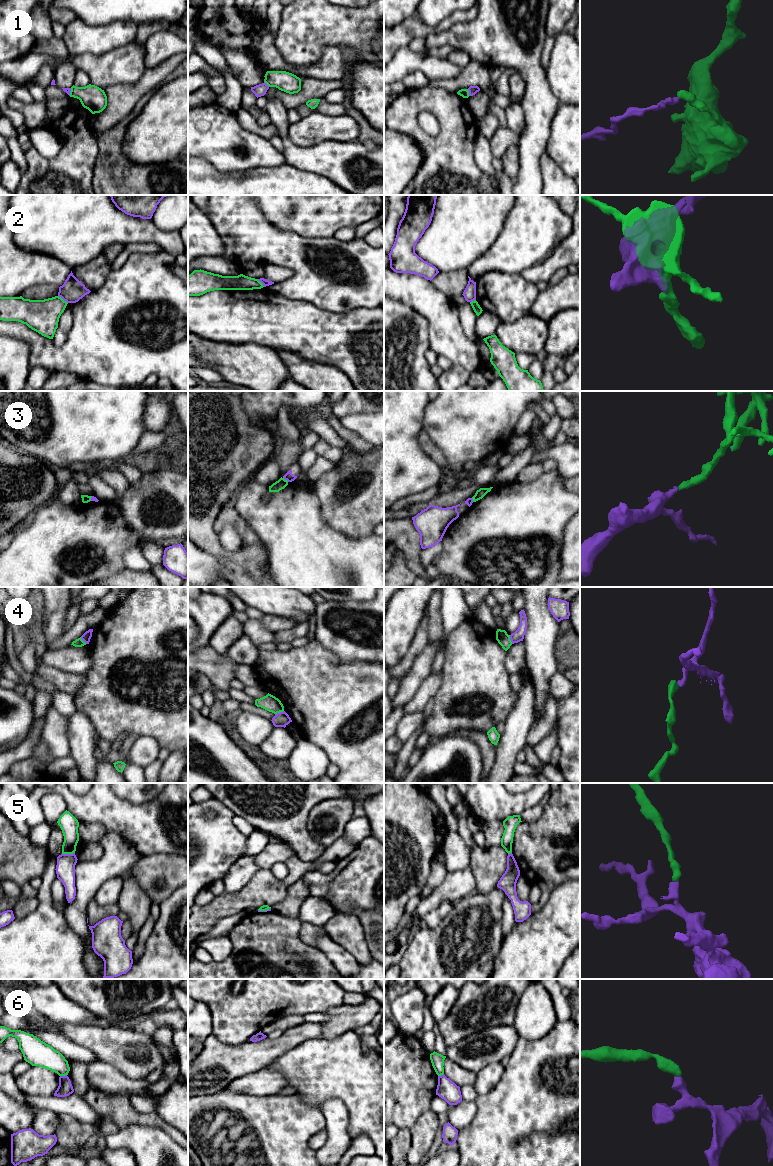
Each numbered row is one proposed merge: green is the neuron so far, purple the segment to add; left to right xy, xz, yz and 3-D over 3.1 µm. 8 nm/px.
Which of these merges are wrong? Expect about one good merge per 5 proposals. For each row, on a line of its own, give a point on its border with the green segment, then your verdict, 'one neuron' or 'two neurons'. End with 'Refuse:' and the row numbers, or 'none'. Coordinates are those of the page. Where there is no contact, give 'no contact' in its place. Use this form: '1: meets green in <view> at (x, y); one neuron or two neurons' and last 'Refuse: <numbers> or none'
1: meets green in yz at (468, 92); two neurons
2: meets green in xy at (62, 299); two neurons
3: meets green in xz at (286, 480); two neurons
4: meets green in xz at (279, 712); two neurons
5: meets green in xy at (68, 853); two neurons
6: meets green in xy at (63, 1075); two neurons
Refuse: 1, 2, 3, 4, 5, 6

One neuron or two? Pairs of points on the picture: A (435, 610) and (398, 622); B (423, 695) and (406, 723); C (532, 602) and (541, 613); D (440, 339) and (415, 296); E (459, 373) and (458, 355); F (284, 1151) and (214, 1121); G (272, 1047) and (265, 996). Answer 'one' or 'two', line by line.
A: two
B: two
C: one
D: one
E: two
F: one
G: two

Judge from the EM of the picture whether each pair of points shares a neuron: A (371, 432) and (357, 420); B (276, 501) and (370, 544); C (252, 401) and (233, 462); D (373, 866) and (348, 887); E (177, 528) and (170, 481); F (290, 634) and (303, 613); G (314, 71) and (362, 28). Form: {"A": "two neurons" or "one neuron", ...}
{"A": "one neuron", "B": "one neuron", "C": "two neurons", "D": "one neuron", "E": "one neuron", "F": "two neurons", "G": "two neurons"}

